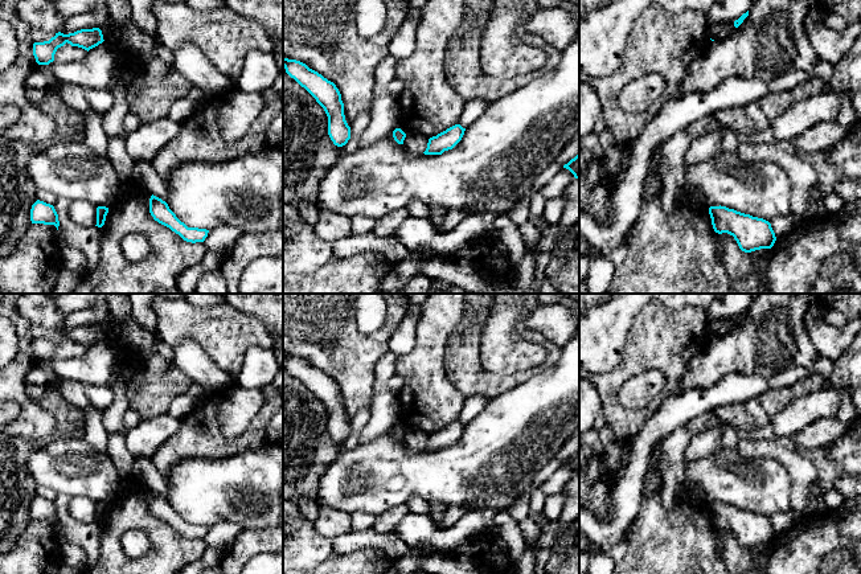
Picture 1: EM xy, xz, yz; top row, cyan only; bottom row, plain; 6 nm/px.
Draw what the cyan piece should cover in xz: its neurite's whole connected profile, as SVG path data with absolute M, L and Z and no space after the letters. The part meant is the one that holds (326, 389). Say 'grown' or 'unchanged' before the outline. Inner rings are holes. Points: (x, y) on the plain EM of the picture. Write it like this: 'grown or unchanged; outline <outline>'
unchanged; outline M283 353L283 364L324 405L328 413L328 431L333 440L345 442L350 435L350 423L345 417L344 399L336 381L296 356Z

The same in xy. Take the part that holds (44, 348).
unchanged; outline M99 324L81 325L69 331L58 328L49 337L34 339L33 352L38 361L49 361L54 357L57 345L63 343L66 339L71 343L78 343L89 348L103 337L103 331Z

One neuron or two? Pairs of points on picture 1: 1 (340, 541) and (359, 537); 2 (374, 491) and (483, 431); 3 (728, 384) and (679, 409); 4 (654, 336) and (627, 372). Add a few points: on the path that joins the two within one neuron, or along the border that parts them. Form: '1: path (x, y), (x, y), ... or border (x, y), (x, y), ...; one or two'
1: path (344, 541), (355, 540); one
2: path (401, 474), (441, 474), (456, 458); one
3: path (716, 396), (691, 404); one
4: path (648, 345), (632, 363); one

